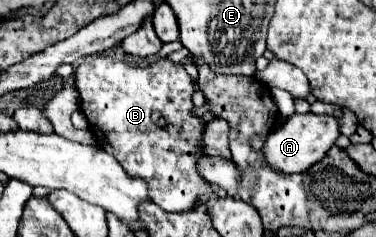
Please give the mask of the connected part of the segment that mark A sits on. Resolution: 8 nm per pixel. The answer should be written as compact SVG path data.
M294 113L282 127L276 127L266 143L264 143L264 159L272 169L282 173L304 173L316 161L324 157L324 153L336 143L340 137L340 123L332 115L316 115L316 113Z

